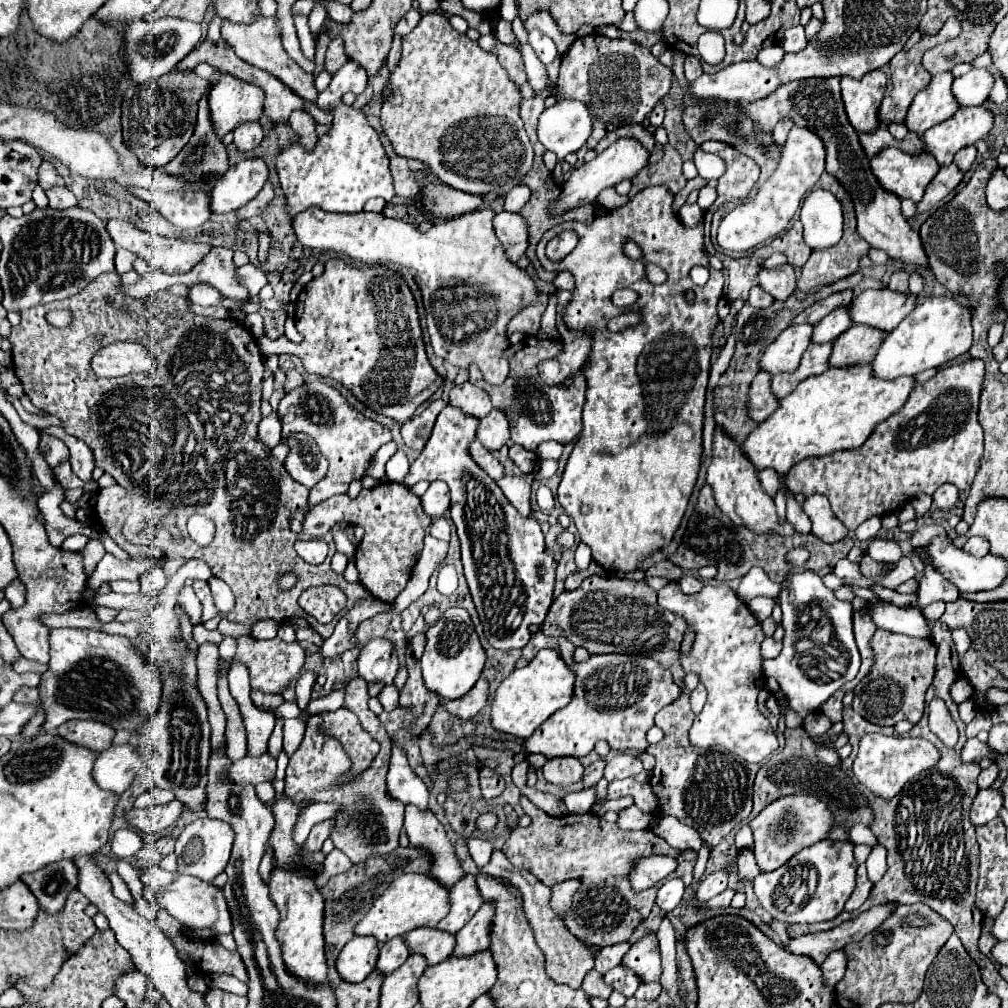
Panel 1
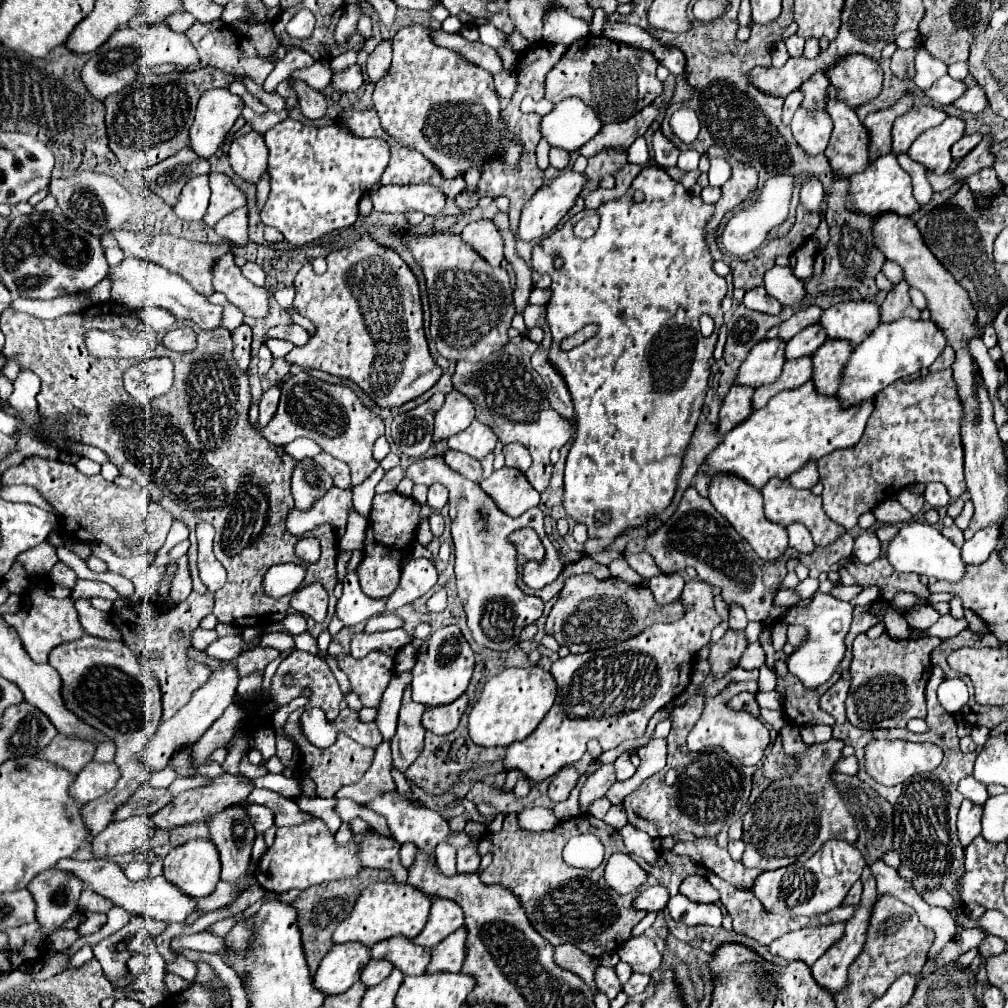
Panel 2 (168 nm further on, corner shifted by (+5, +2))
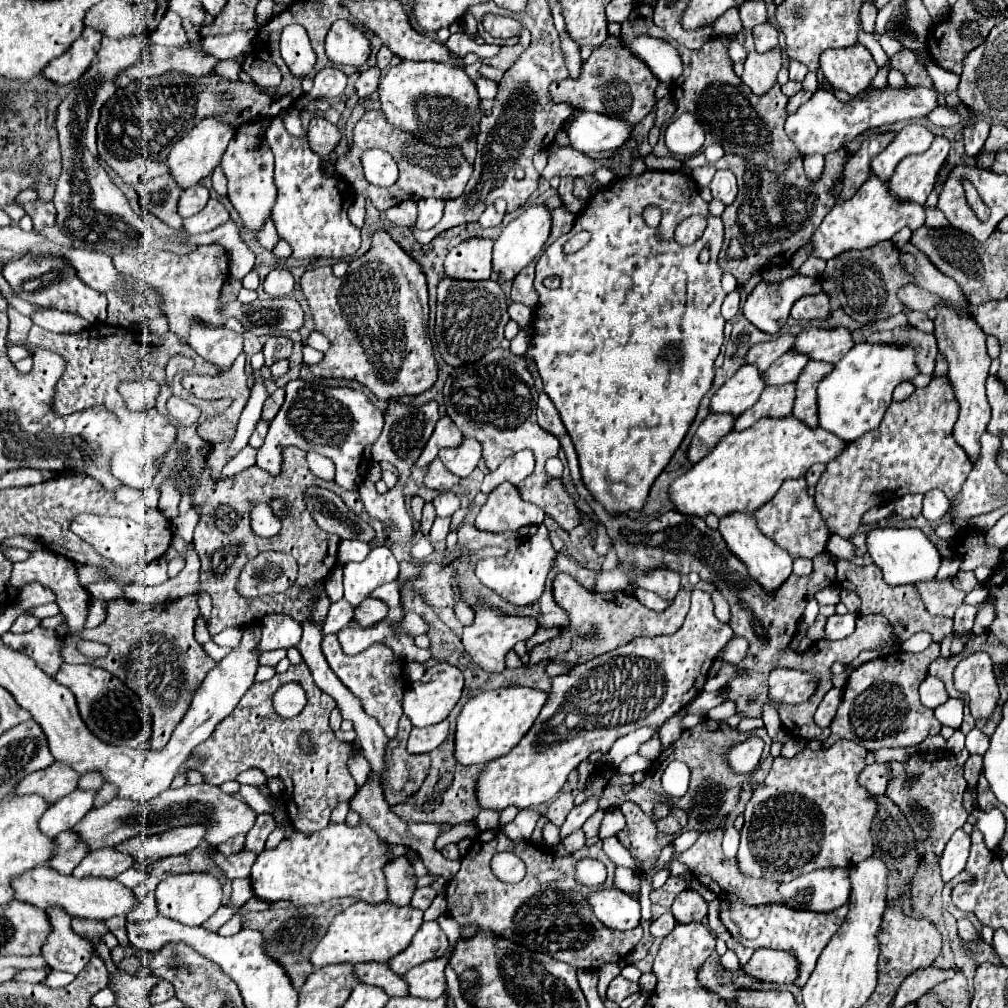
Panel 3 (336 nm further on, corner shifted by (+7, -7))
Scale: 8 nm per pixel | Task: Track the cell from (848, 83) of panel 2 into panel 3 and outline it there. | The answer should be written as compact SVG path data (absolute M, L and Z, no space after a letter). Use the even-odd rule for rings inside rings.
M852 45L842 49L826 49L820 57L820 69L824 77L850 97L858 97L866 91L878 71L872 53L864 45Z

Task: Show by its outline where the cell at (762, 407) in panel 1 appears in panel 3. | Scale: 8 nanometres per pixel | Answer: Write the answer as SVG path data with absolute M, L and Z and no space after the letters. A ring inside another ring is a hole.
M712 413L708 415L702 425L698 427L694 439L692 439L692 445L688 449L688 459L692 463L696 463L698 459L706 457L714 445L734 427L734 415L730 413Z

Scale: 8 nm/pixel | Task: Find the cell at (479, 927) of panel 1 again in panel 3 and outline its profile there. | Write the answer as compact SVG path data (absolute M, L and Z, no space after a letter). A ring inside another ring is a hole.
M442 955L438 959L430 959L410 969L406 973L410 995L422 999L440 997L446 991L446 973L444 973L446 965L448 965L448 955Z

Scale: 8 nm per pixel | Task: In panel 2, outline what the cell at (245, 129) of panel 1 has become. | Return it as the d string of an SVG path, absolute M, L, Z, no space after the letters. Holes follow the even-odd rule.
M250 132L236 138L230 146L228 160L234 174L250 184L258 184L262 174L268 170L268 148L262 134Z

